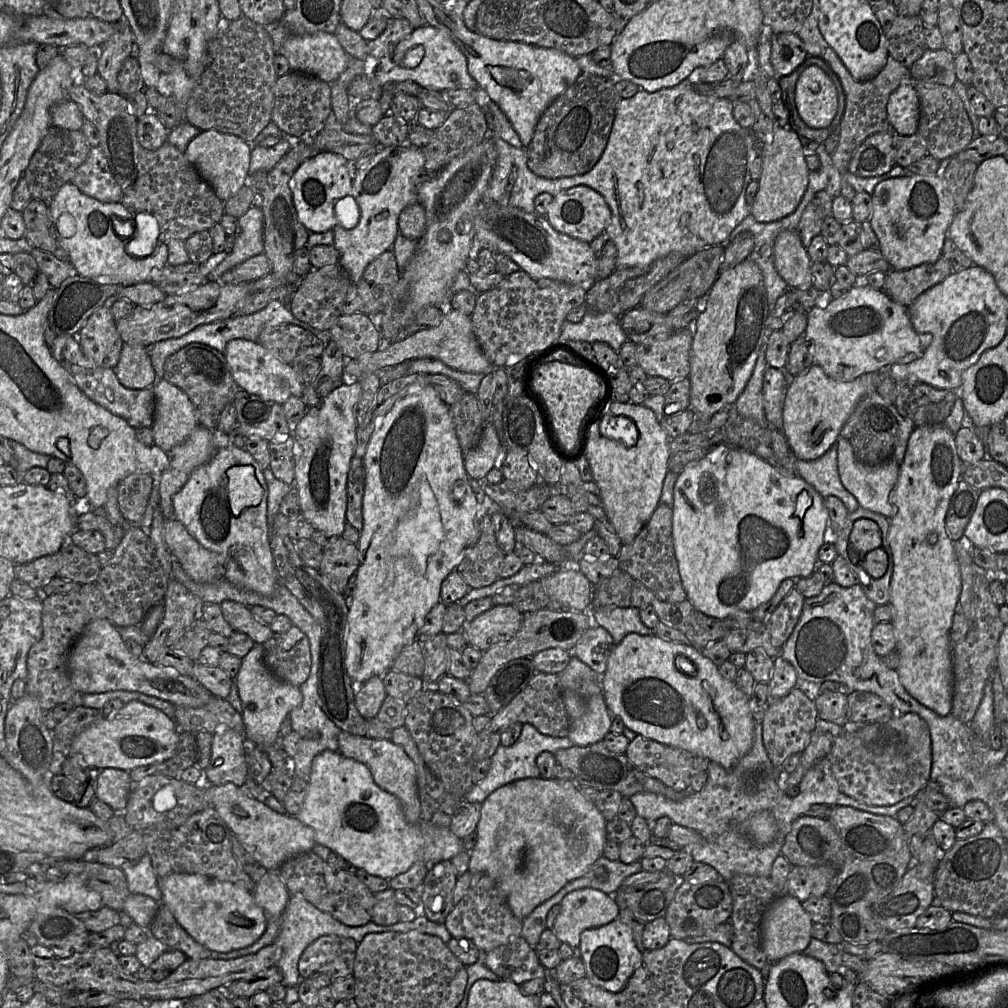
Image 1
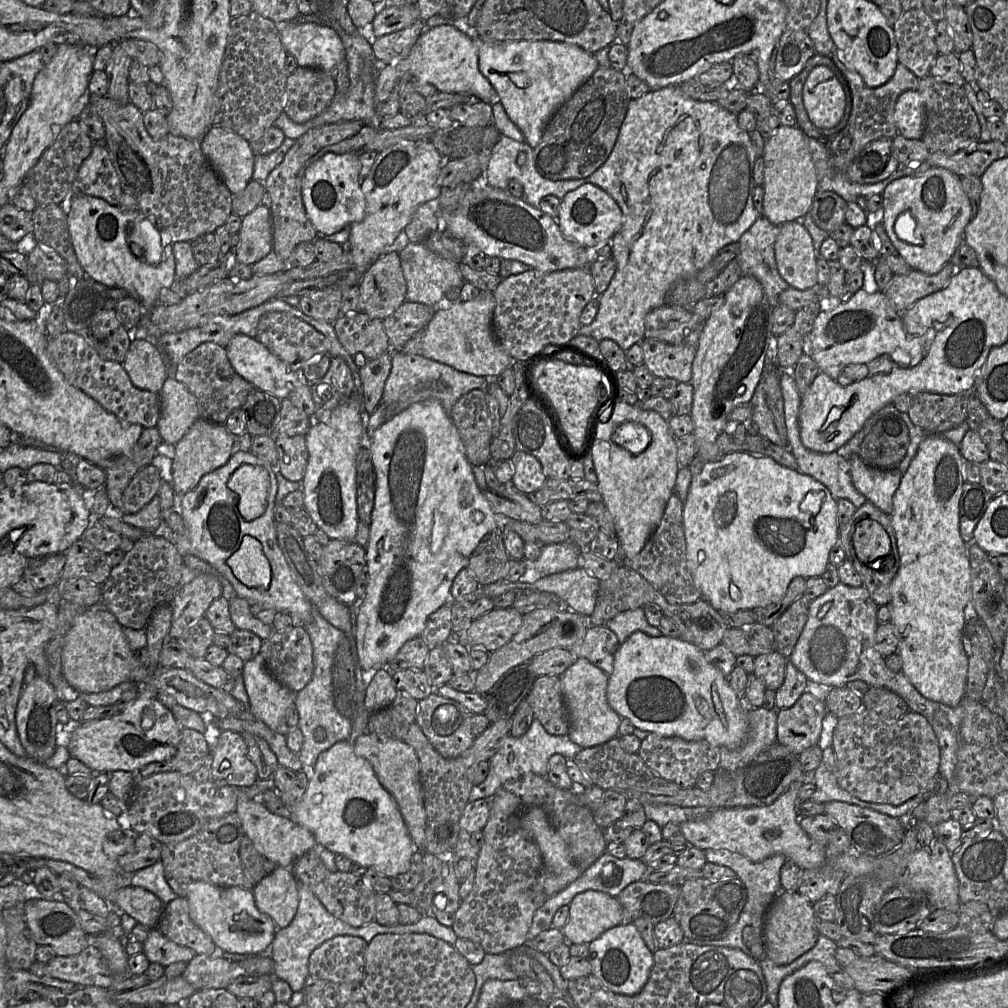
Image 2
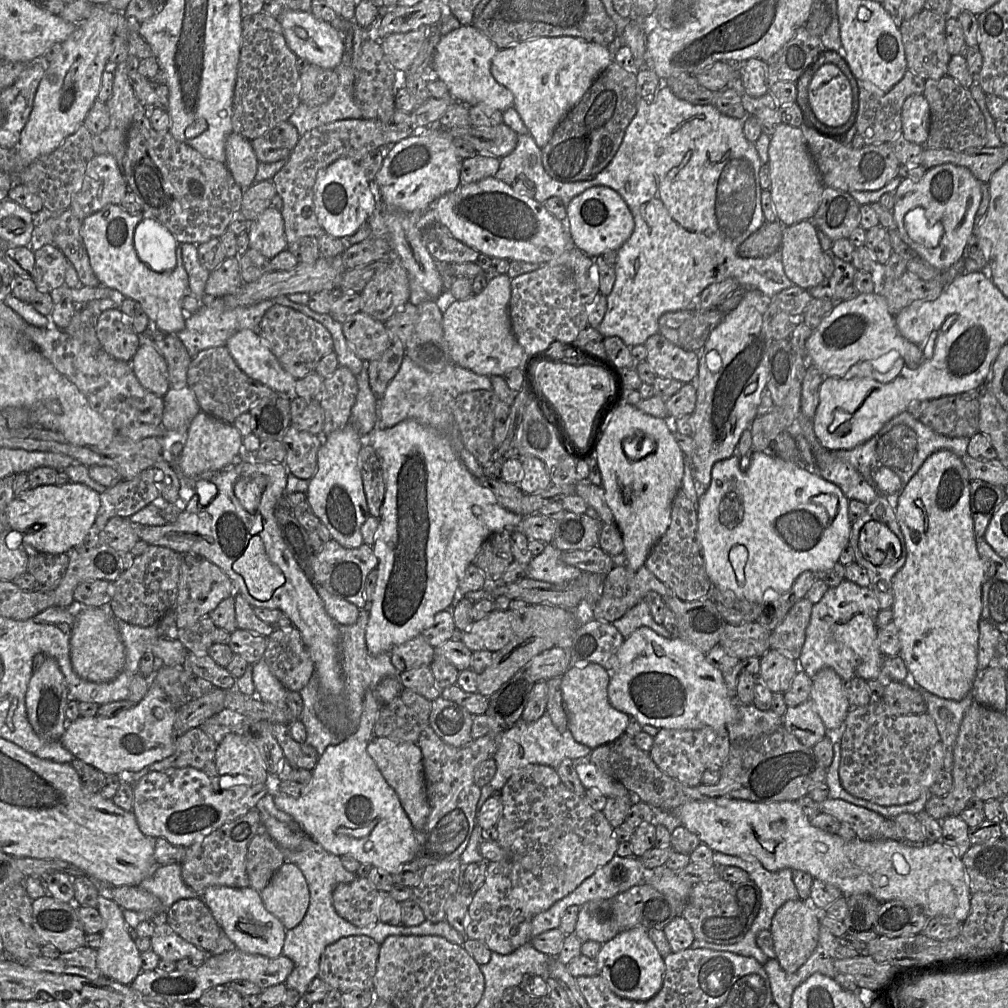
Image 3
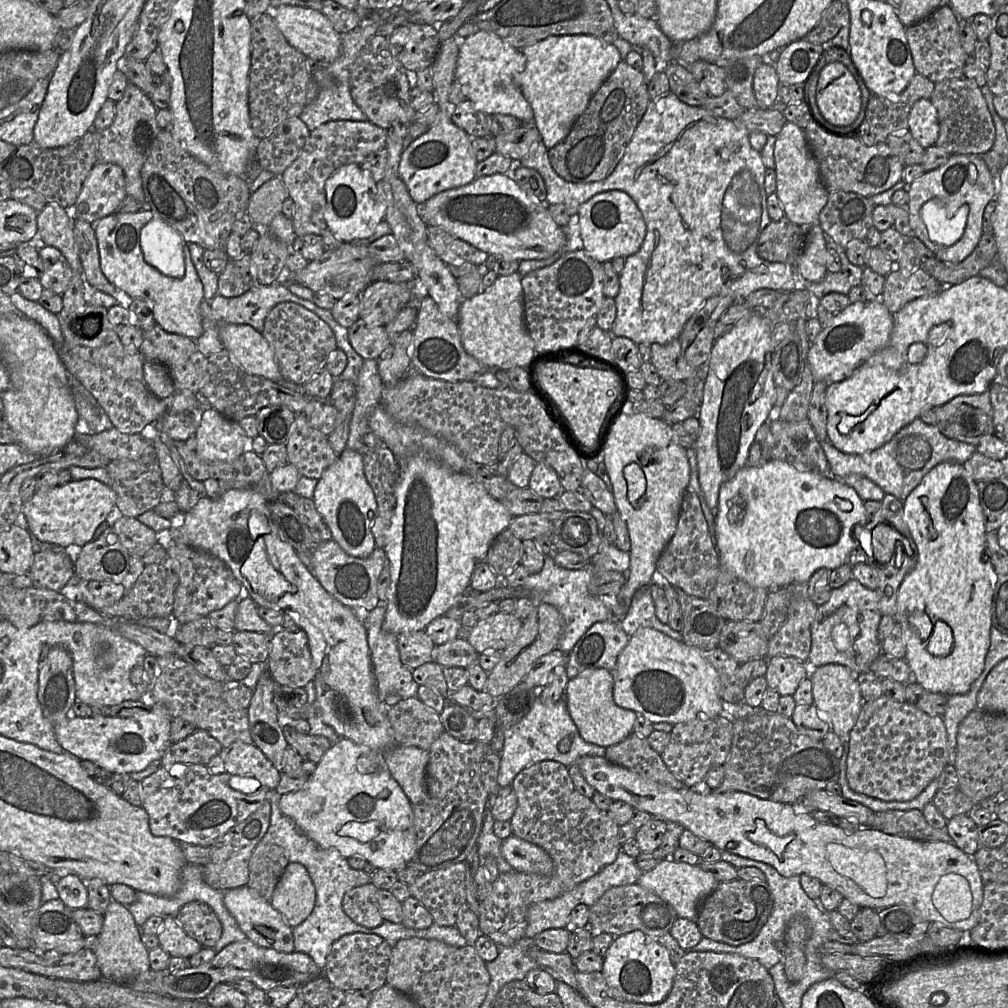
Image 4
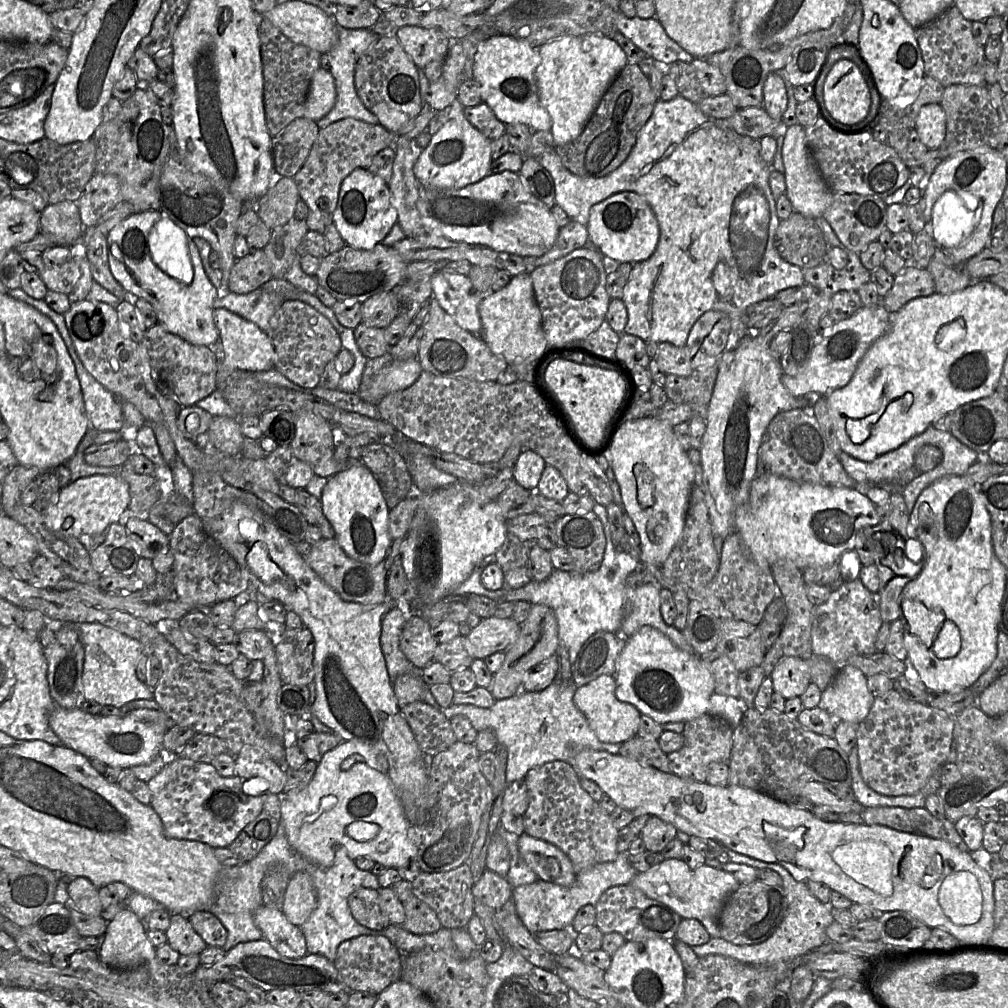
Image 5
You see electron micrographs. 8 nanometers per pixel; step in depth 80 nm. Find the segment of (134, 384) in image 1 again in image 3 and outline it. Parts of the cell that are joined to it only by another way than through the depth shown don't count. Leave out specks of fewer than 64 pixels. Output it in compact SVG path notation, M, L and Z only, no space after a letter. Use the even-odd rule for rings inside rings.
M140 344L129 363L143 387L162 398L166 395L171 387L168 366L157 349Z

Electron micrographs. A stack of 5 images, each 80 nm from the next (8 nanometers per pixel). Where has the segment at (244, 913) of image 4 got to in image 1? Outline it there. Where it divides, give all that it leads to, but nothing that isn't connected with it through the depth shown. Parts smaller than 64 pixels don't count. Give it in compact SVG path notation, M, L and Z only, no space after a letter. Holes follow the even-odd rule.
M170 874L158 878L162 893L160 905L167 906L177 922L200 944L215 952L230 952L256 942L265 932L268 916L254 901L252 892L242 885L220 881L202 874Z

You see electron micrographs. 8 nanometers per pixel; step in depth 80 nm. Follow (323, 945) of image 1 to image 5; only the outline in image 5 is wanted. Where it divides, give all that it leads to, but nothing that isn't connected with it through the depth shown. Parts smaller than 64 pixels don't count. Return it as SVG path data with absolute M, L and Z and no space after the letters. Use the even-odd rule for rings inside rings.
M361 935L342 942L333 963L340 981L350 992L366 991L378 995L401 978L403 955L385 936Z

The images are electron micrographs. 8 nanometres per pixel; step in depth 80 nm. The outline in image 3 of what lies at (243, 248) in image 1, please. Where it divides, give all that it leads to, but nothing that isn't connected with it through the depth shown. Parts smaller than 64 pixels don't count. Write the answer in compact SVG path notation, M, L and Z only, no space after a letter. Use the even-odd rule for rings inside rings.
M267 208L247 229L249 248L259 251L271 259L288 249L284 231L284 220L279 210Z

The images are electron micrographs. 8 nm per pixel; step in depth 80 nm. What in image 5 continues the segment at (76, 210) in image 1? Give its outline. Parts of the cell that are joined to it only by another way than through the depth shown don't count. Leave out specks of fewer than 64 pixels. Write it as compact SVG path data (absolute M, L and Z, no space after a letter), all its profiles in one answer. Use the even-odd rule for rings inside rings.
M159 210L135 212L106 235L111 273L126 291L151 303L158 323L166 330L191 344L209 347L219 341L219 331L214 318L215 302L219 298L218 290L206 275L199 250L191 238L188 238L188 251L194 269L191 284L174 279L154 262L149 236L152 227L163 217Z

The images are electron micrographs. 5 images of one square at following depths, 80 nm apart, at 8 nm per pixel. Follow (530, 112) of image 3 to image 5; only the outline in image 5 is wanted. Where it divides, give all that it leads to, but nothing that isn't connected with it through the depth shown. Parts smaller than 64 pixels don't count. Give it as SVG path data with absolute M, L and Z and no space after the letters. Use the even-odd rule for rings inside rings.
M599 34L567 35L546 42L537 48L541 56L541 63L536 69L539 99L551 118L550 132L555 146L561 146L581 134L601 98L619 72L626 66L627 58L617 42Z

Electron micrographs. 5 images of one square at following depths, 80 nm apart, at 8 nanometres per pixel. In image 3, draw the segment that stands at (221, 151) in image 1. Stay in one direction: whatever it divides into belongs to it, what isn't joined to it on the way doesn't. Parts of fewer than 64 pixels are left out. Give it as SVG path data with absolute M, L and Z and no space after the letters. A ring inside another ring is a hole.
M231 133L226 139L225 153L224 164L235 182L243 189L250 187L259 164L251 142L239 134Z

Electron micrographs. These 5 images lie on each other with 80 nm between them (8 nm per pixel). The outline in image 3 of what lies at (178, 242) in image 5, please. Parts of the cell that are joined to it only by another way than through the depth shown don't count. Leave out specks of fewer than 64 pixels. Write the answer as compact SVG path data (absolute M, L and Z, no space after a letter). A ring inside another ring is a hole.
M144 218L135 228L134 246L139 259L157 272L172 271L180 246L172 233L153 218Z

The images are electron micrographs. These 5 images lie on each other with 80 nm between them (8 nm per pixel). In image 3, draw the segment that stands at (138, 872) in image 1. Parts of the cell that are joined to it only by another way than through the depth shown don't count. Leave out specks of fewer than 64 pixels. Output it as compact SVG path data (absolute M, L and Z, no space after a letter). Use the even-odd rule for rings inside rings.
M179 863L160 865L152 876L140 883L139 887L159 898L163 906L163 914L180 899L201 898L184 882Z

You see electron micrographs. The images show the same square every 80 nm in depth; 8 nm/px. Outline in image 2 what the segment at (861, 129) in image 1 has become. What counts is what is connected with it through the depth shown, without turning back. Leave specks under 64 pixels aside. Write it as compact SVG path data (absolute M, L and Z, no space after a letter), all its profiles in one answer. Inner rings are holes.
M838 49L831 53L830 58L848 82L852 96L852 108L847 125L839 132L843 139L849 136L850 145L845 150L832 156L834 168L840 172L846 172L853 159L870 142L880 138L892 139L898 133L894 120L896 101L903 92L917 90L920 79L903 64L898 63L893 76L885 84L876 88L870 88L857 72L849 69L844 64Z

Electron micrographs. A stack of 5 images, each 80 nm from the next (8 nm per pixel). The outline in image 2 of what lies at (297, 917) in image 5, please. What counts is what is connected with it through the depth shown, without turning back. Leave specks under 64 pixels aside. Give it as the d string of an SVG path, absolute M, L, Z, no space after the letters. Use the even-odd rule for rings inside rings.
M277 866L253 888L256 906L269 915L278 928L287 927L294 919L299 906L298 881L290 867Z

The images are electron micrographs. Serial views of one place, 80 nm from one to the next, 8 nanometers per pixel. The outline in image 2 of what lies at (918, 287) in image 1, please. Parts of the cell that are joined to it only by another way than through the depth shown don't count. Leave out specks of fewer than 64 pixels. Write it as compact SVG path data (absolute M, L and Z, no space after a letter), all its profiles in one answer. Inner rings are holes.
M950 262L935 274L916 270L908 274L894 274L884 293L895 310L902 313L919 299L944 288L952 276L953 265Z

